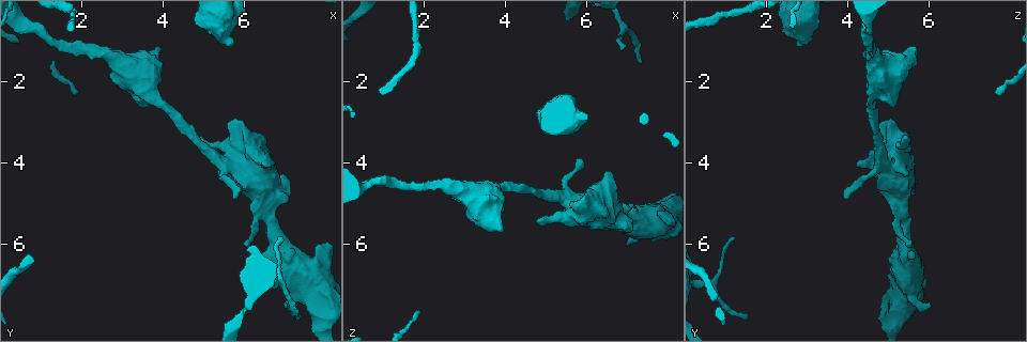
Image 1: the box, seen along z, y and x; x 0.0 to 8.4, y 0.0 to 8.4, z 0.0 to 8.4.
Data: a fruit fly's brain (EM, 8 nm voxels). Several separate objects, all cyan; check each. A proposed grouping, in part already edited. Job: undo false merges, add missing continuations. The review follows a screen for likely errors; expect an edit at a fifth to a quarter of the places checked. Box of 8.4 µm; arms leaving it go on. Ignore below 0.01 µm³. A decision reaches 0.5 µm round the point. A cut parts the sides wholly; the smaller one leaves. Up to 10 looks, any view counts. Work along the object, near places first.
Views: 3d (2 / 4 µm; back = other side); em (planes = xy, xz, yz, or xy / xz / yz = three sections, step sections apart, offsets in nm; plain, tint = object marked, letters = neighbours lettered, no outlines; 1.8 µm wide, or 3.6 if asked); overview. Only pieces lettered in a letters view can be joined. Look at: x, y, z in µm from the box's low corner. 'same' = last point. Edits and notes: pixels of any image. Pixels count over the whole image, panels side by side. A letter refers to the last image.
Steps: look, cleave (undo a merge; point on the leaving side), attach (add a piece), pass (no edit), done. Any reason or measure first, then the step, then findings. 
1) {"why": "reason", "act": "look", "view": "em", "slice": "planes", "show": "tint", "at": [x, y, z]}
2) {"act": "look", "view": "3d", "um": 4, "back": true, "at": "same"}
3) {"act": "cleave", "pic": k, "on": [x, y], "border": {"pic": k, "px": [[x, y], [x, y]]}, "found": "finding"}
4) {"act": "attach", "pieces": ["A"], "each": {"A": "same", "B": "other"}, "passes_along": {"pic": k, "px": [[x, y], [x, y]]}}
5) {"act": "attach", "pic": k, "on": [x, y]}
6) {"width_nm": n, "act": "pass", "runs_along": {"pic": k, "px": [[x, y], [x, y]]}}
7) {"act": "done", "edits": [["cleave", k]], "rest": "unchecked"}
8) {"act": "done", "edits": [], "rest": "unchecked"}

{"why": "branch stops here", "act": "look", "view": "3d", "um": 4, "at": [6.80, 5.85, 1.20]}

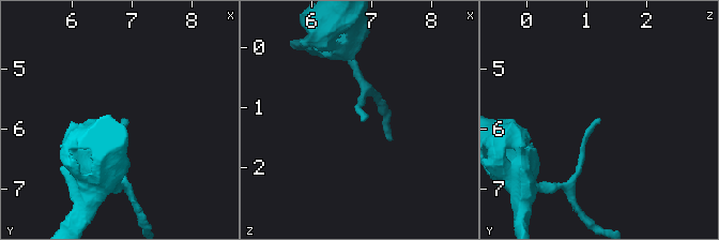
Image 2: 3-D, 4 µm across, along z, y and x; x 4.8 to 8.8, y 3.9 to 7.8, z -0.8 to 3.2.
{"why": "need the tissue", "act": "look", "view": "em", "slice": "planes", "show": "plain", "at": [6.85, 5.85, 1.25]}

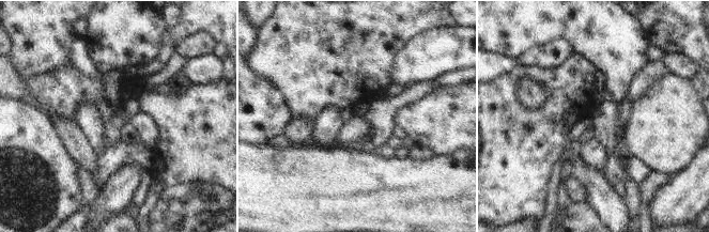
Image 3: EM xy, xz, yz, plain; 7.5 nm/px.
{"act": "look", "view": "em", "slice": "planes", "show": "letters", "at": "same"}

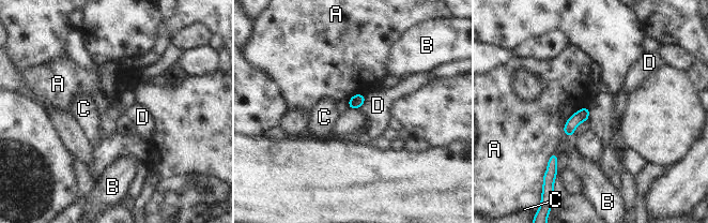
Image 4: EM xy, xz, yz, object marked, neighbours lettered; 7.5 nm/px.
{"width_nm": 90, "act": "pass", "each": {"A": "other", "B": "other", "C": "other", "D": "other"}, "found": "none of them fits"}

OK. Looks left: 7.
{"why": "thin end", "act": "look", "view": "em", "um": 3.6, "slice": "planes", "show": "letters", "at": [5.70, 4.85, 3.95]}

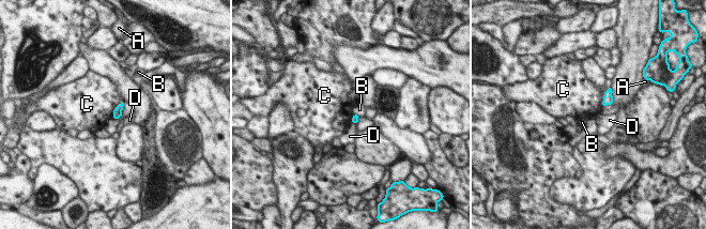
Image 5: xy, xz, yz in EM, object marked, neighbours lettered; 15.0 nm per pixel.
{"width_nm": 100, "act": "pass", "each": {"A": "other", "B": "other", "C": "other", "D": "other"}, "found": "no lettered piece goes on from it"}

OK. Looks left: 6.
{"why": "thick end", "act": "look", "view": "em", "um": 3.6, "slice": "planes", "show": "plain", "at": [3.90, 1.10, 5.60]}

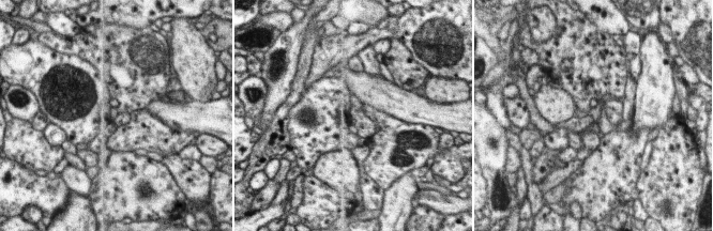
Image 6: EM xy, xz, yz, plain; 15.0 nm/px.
{"why": "where the object lies", "act": "look", "view": "em", "um": 3.6, "slice": "planes", "show": "tint", "at": "same"}

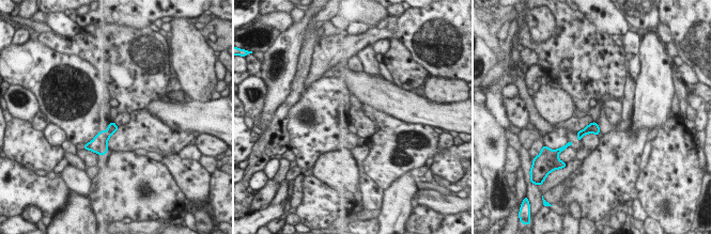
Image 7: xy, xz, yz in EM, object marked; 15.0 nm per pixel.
{"act": "look", "view": "em", "um": 3.6, "slice": "planes", "show": "letters", "at": "same"}

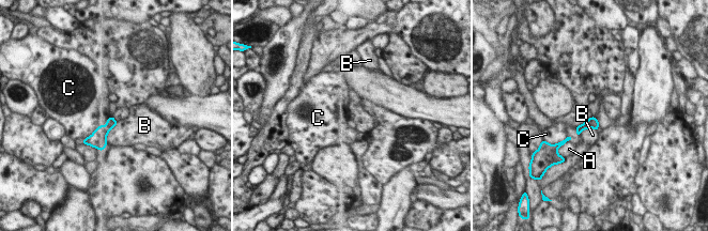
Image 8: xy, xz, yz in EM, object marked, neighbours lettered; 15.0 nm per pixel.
{"act": "pass", "each": {"A": "other", "B": "other", "C": "other"}, "border": {"pic": 8, "px": [[110, 116], [85, 138]]}, "found": "none of them fits"}

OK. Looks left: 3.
{"why": "branch stops here", "act": "look", "view": "em", "slice": "planes", "show": "letters", "at": [4.75, 3.35, 5.45]}

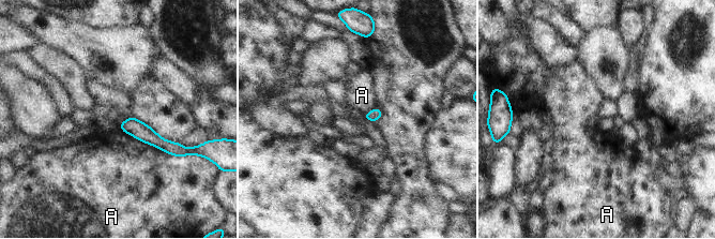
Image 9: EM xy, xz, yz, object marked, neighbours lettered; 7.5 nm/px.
{"act": "pass", "each": {"A": "other"}, "runs_along": {"pic": 9, "px": [[123, 124], [166, 146], [176, 146]]}, "found": "none of them fits"}

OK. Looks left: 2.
{"act": "done", "edits": [], "rest": "unchecked"}

